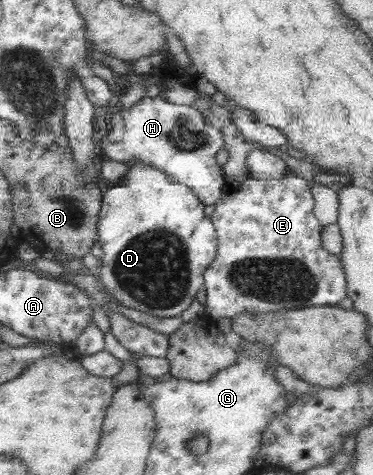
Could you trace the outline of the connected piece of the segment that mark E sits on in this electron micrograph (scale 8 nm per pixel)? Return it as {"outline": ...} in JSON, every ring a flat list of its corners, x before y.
{"outline":[[293,170,281,179,257,179,250,177,245,181,227,183,223,187,223,197,215,204,215,210,211,214,212,222,215,223,219,235,219,252,215,262,205,272,205,313,217,321,218,318,226,317,233,320,236,316,245,312,252,314,268,314,270,312,283,312,284,310,302,310,311,306,336,306,348,297,347,275,344,273,340,256,333,256,324,249,323,230,324,224,316,218,319,203,315,200,312,188,314,184,308,179,296,175]]}

